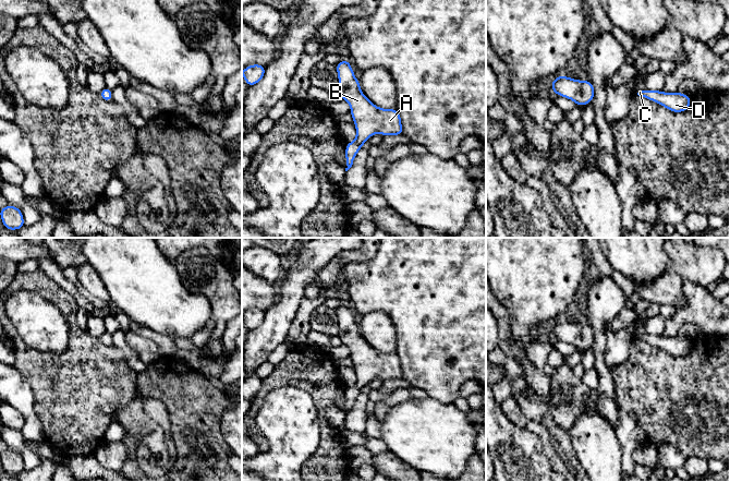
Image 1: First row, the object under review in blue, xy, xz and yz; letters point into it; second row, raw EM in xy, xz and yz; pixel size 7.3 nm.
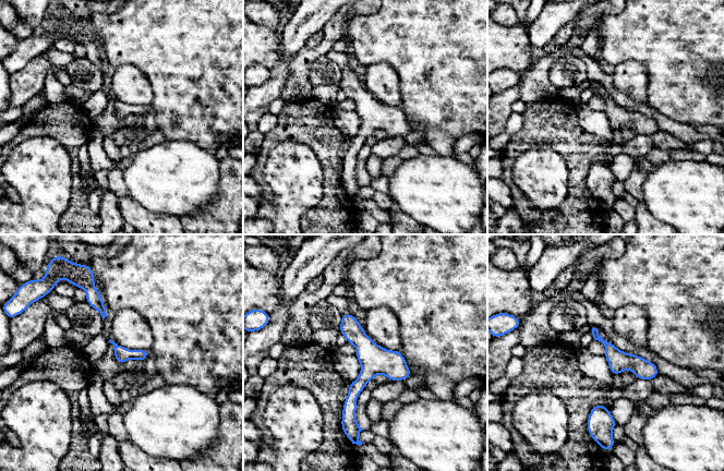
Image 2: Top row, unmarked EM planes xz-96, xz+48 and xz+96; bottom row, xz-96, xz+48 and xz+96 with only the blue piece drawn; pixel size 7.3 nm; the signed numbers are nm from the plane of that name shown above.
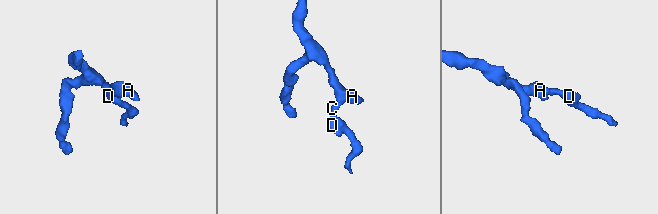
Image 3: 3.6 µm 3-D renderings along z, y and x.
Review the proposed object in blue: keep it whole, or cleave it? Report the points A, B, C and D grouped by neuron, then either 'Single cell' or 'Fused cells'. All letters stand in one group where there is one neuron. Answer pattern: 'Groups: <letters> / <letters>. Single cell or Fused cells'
Groups: A B C D. Single cell

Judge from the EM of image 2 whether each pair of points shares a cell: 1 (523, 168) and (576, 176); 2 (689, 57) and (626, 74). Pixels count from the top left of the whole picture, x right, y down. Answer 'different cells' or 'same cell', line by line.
1: different cells
2: different cells

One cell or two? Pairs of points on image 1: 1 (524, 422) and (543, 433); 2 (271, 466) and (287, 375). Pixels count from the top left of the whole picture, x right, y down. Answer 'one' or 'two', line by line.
1: one
2: two

